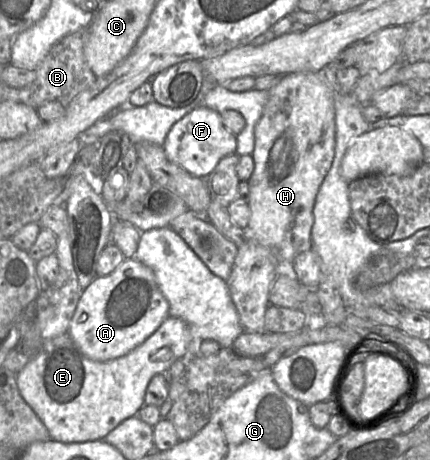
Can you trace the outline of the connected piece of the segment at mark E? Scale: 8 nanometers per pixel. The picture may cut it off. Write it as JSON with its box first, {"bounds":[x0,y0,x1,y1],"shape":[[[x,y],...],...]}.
{"bounds":[16,316,200,443],"shape":[[[172,316],[167,317],[161,324],[161,326],[141,345],[122,357],[108,361],[95,361],[88,358],[79,350],[79,348],[75,345],[68,334],[63,334],[45,342],[37,356],[29,361],[24,366],[24,368],[16,374],[16,382],[21,396],[46,426],[52,440],[62,443],[82,443],[87,441],[103,440],[108,433],[115,429],[124,420],[138,415],[139,410],[145,405],[145,393],[150,380],[157,374],[166,374],[171,365],[178,359],[182,358],[185,367],[187,367],[189,362],[193,358],[198,356],[199,344],[200,343],[197,343],[195,340],[192,339],[187,324],[183,320]]]}

